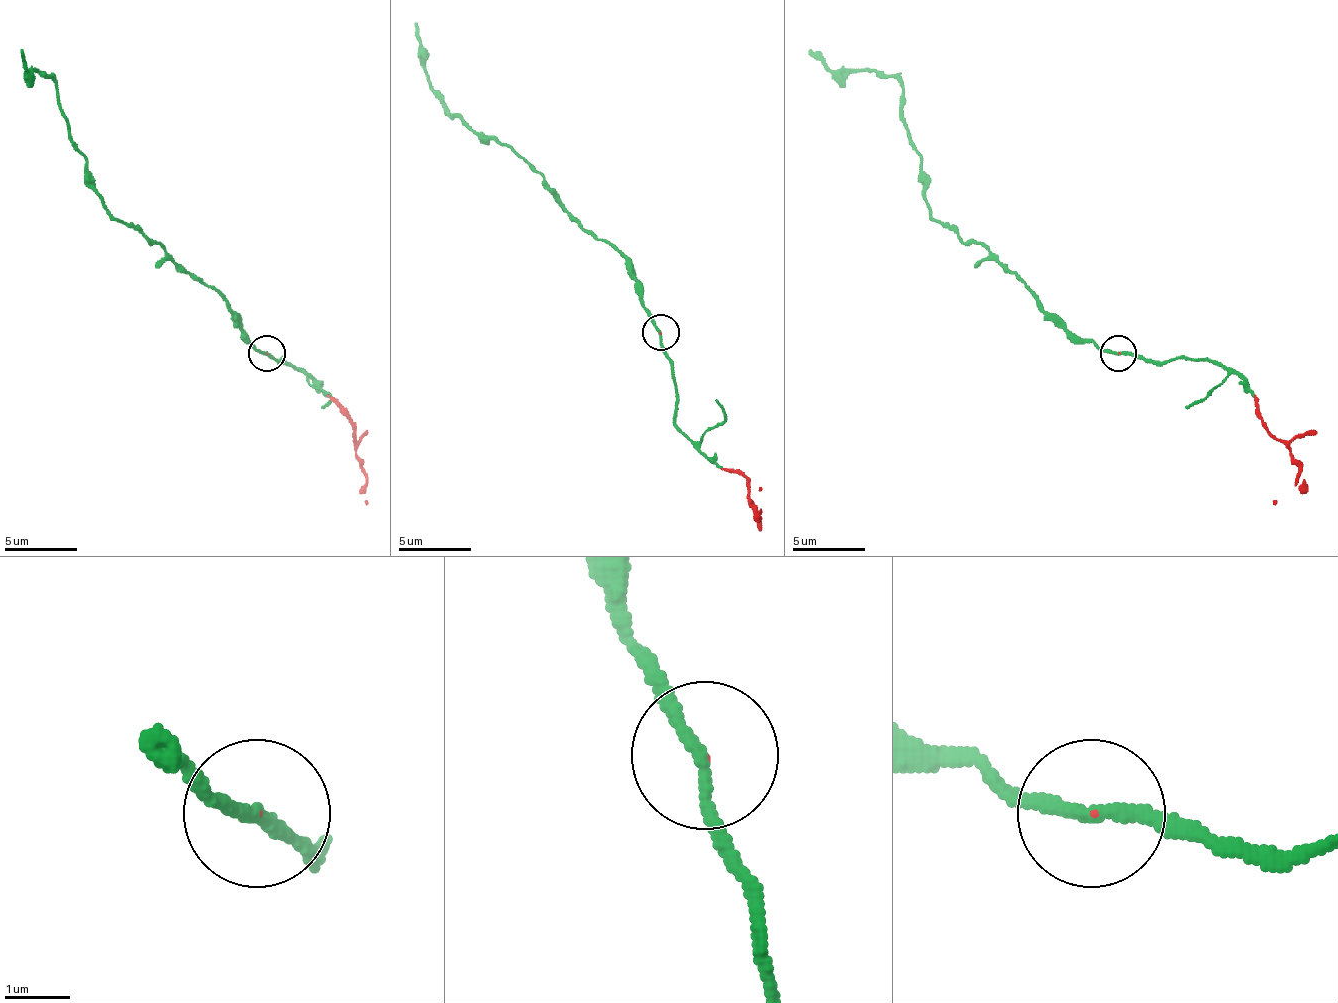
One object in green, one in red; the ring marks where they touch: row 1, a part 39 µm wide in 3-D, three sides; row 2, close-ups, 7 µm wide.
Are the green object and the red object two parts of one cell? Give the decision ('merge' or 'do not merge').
merge

